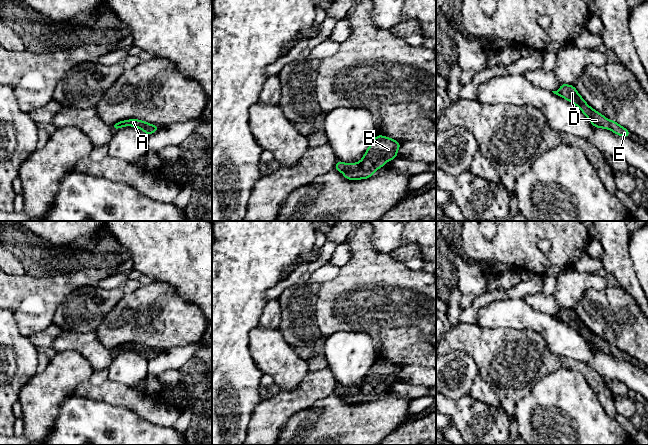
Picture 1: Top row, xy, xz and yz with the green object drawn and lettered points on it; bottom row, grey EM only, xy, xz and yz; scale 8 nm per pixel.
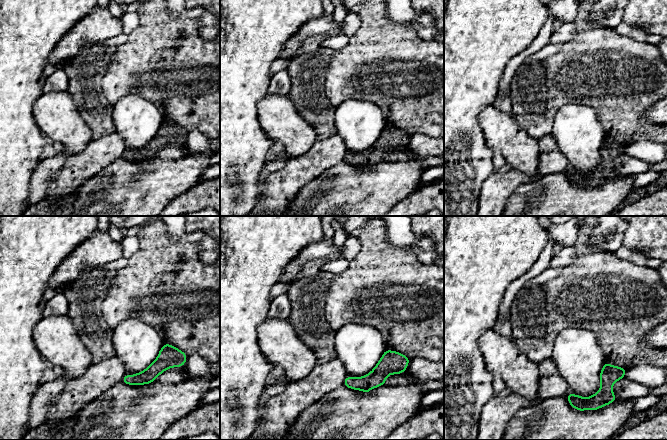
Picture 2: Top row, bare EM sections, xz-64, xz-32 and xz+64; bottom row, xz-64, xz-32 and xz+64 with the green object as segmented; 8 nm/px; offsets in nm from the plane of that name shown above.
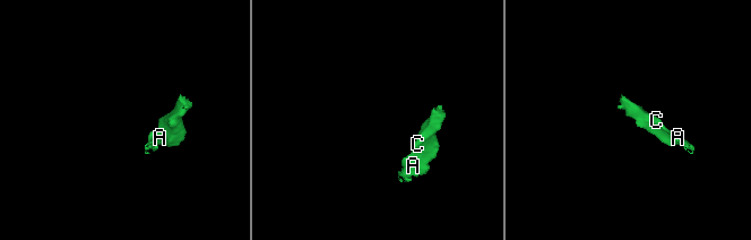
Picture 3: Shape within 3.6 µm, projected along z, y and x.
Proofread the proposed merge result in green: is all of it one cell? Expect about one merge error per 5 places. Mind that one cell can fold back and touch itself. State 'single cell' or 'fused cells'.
single cell

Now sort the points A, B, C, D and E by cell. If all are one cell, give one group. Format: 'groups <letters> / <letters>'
groups A B C D E

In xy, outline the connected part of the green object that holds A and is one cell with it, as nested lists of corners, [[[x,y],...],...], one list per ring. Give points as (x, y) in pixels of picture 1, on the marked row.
[[[129,119],[129,120],[117,122],[112,126],[112,129],[117,130],[125,126],[133,126],[139,128],[142,131],[144,131],[148,136],[153,134],[156,130],[160,129],[160,126],[155,126],[138,119]]]

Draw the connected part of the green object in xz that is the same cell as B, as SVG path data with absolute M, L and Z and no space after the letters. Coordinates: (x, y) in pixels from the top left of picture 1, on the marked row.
M377 135L358 163L348 164L337 161L335 169L342 172L347 180L370 178L387 161L397 158L400 146L401 144L394 139Z

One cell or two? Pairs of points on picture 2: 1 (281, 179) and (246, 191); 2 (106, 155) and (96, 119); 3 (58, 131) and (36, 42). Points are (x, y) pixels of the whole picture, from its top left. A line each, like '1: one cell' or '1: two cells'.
1: two cells
2: two cells
3: two cells

